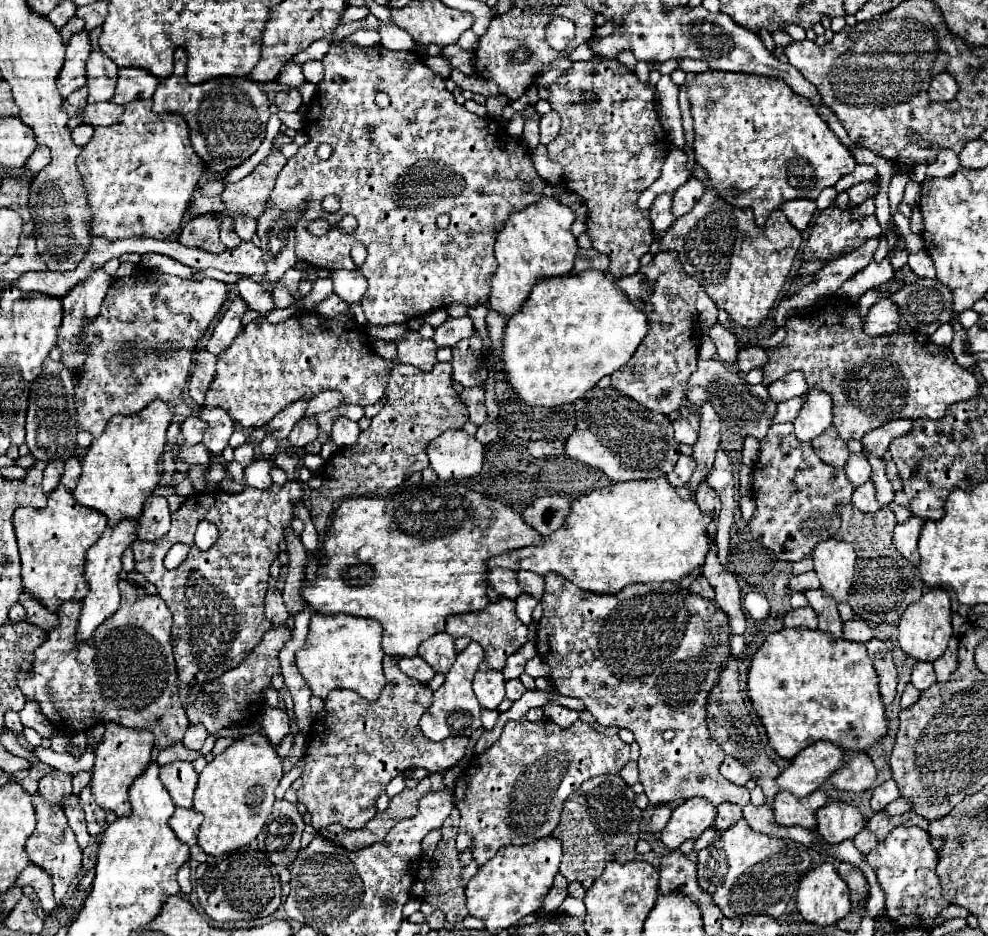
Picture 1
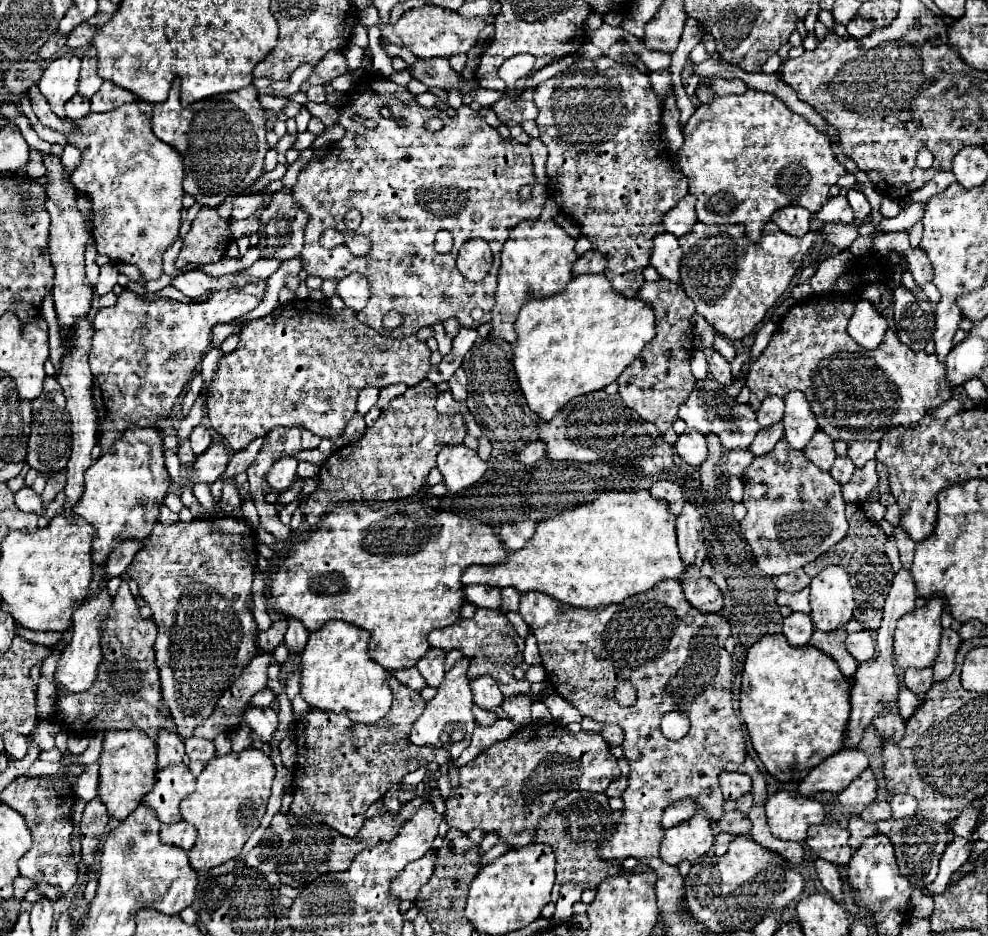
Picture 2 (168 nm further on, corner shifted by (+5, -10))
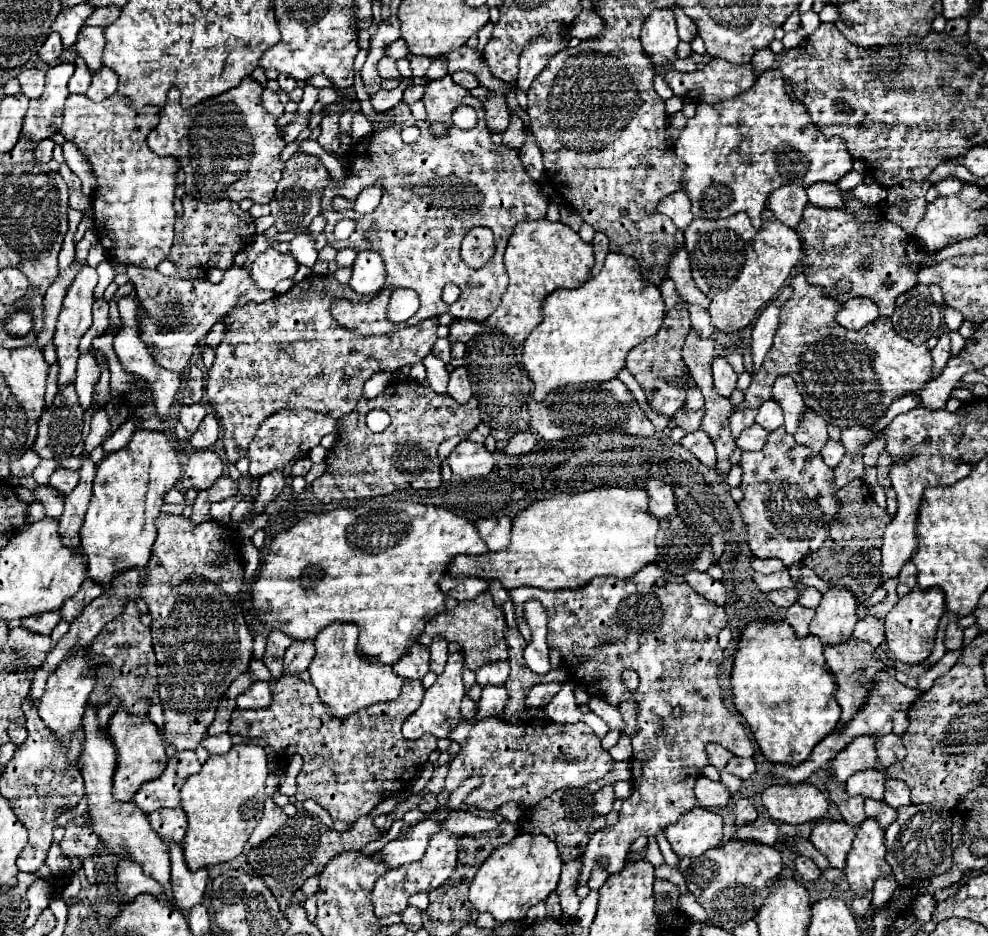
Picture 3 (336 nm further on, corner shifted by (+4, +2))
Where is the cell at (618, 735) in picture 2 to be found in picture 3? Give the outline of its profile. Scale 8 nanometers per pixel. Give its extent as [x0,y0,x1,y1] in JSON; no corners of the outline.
[618,701,636,735]

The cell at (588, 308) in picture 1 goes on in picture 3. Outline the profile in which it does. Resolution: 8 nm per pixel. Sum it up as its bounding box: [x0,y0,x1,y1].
[522,253,666,401]

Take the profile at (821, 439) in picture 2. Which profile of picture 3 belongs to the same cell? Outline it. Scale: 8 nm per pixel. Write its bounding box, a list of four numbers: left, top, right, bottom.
[794,411,830,453]

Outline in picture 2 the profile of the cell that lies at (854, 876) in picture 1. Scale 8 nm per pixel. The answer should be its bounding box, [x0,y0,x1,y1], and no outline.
[815,859,843,901]

